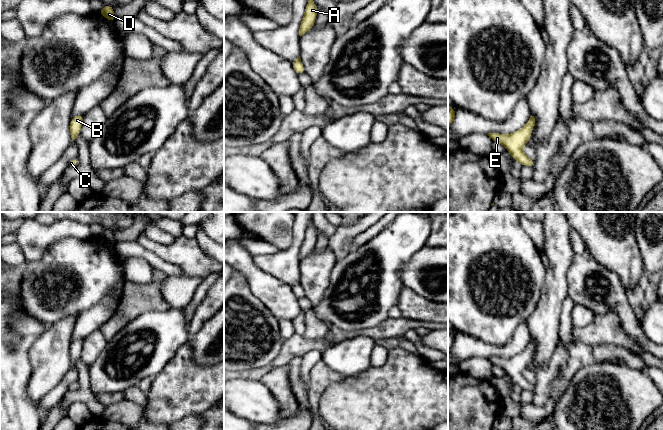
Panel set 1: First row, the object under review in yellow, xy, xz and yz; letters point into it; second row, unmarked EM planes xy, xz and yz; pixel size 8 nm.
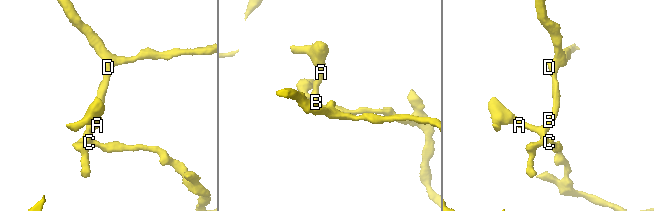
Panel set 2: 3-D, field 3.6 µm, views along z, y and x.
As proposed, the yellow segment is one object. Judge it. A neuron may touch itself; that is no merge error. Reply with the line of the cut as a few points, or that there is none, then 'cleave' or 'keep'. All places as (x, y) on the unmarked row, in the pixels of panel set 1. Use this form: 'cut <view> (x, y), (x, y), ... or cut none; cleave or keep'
cut none; keep

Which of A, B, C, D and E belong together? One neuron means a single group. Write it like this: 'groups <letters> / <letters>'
groups A B C D E

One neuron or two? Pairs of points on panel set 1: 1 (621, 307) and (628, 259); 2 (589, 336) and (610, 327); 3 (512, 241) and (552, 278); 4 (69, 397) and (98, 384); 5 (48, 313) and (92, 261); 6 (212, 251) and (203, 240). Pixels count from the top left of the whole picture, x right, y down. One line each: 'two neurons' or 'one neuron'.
1: two neurons
2: one neuron
3: two neurons
4: two neurons
5: one neuron
6: one neuron

